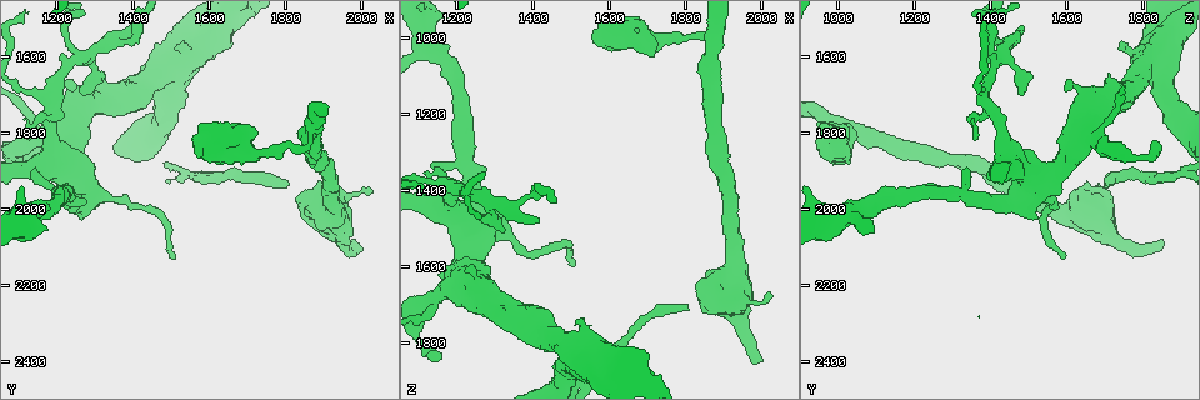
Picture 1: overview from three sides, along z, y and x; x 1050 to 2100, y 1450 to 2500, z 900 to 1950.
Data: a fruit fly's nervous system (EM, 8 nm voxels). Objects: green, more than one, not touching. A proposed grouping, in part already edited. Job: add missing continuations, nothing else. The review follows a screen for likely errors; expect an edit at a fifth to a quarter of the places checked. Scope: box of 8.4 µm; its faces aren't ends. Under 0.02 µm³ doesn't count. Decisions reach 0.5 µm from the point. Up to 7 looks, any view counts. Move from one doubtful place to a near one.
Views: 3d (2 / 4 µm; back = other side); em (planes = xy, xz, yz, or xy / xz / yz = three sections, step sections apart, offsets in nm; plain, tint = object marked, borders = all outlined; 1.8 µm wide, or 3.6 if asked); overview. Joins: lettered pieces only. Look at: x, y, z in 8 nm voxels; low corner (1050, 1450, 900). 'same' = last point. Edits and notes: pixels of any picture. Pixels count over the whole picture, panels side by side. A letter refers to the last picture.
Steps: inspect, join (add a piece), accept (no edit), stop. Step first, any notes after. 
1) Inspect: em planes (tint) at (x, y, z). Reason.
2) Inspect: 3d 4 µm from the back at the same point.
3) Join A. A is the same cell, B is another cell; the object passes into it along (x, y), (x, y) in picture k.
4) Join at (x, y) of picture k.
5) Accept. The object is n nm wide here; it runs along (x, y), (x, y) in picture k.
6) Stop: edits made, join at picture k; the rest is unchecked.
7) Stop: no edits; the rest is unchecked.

Inspect: em 3.6 µm planes (borders) at (1515, 1575, 1730). Stops while still wide.

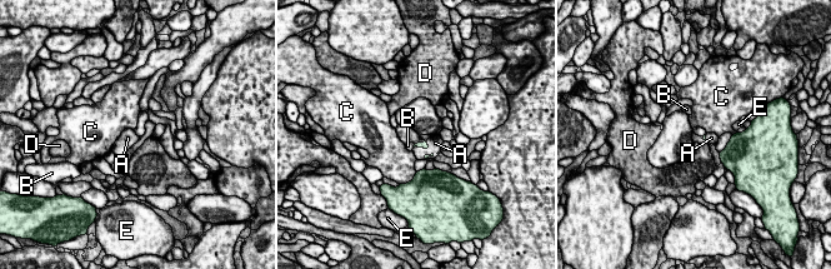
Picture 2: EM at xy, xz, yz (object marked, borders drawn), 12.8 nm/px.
Join A. The longest contact is with A, 220 nm; A is the same cell, B, C, D and E are other cells; the object passes into it along (425, 145), (419, 143), (435, 143) in picture 2; it goes on there.

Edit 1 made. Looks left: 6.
Inspect: overview.

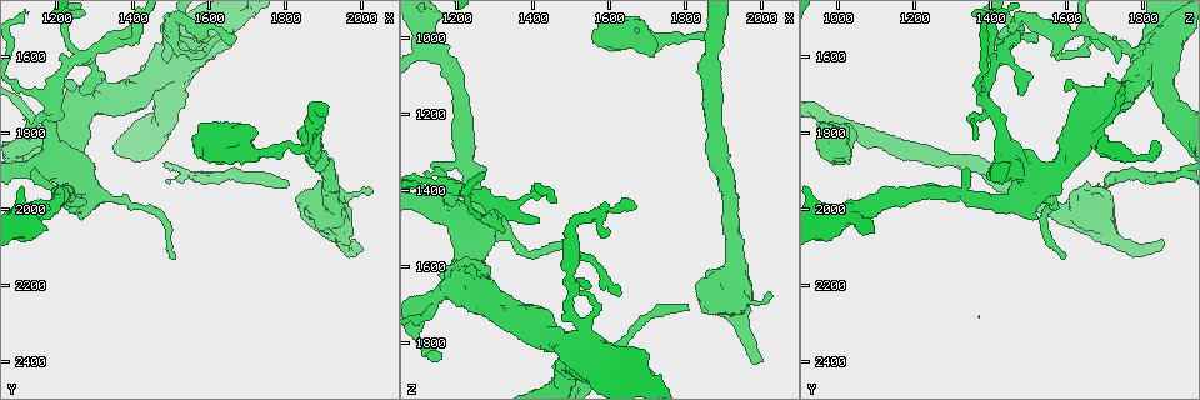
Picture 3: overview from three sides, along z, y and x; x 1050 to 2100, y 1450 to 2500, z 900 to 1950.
Inspect: 3d 4 µm at (1270, 1935, 1510).

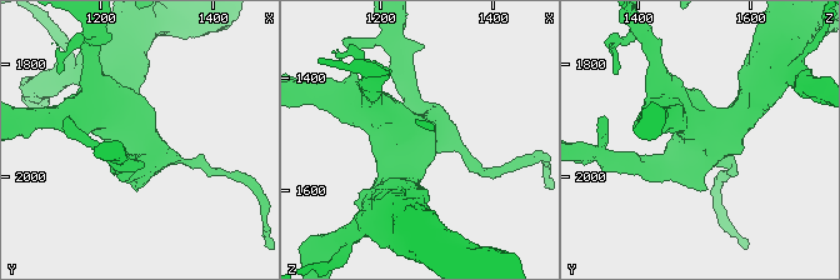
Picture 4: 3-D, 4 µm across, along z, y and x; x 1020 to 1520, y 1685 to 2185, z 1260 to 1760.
Inspect: em yz step 16 (plain) at (1275, 1935, 1510). Need the tissue.

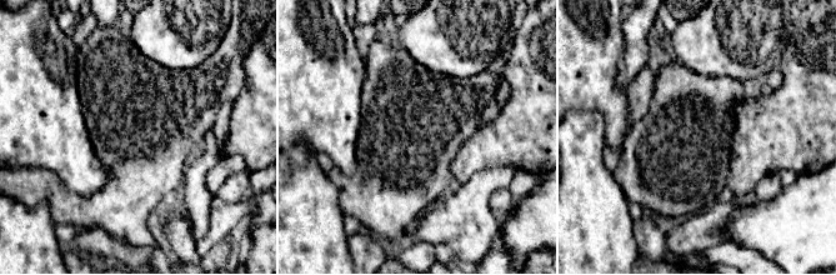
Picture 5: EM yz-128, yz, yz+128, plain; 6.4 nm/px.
Inspect: em yz step 16 (borders) at the same point.

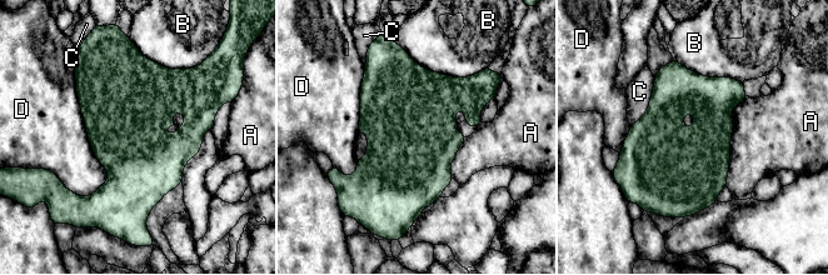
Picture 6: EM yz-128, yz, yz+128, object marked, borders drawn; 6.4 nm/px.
Accept. A, B, C and D are other cells; a border runs along (747, 96), (731, 111), (724, 185) in picture 6; none of them fits.

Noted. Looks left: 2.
Inspect: em 3.6 µm xy step 4 (tint) at (2015, 1945, 1675). Thin end.

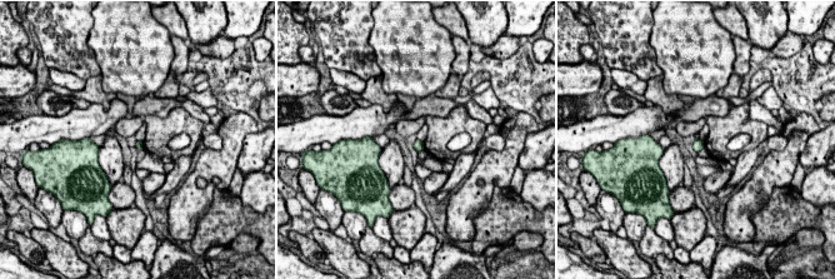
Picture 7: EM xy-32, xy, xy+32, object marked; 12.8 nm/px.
Inspect: em 3.6 µm planes (borders) at the same point.

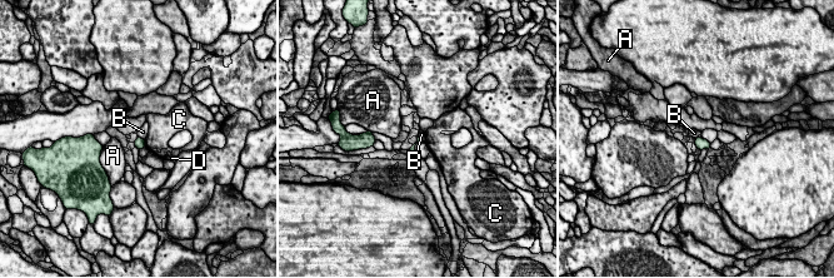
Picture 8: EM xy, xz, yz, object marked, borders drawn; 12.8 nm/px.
Accept. A, B, C and D are other cells; a border runs along (418, 135), (424, 140) in picture 8; no lettered piece goes on from it.

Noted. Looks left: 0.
Stop: edits made, join at picture 2; the rest is unchecked.

